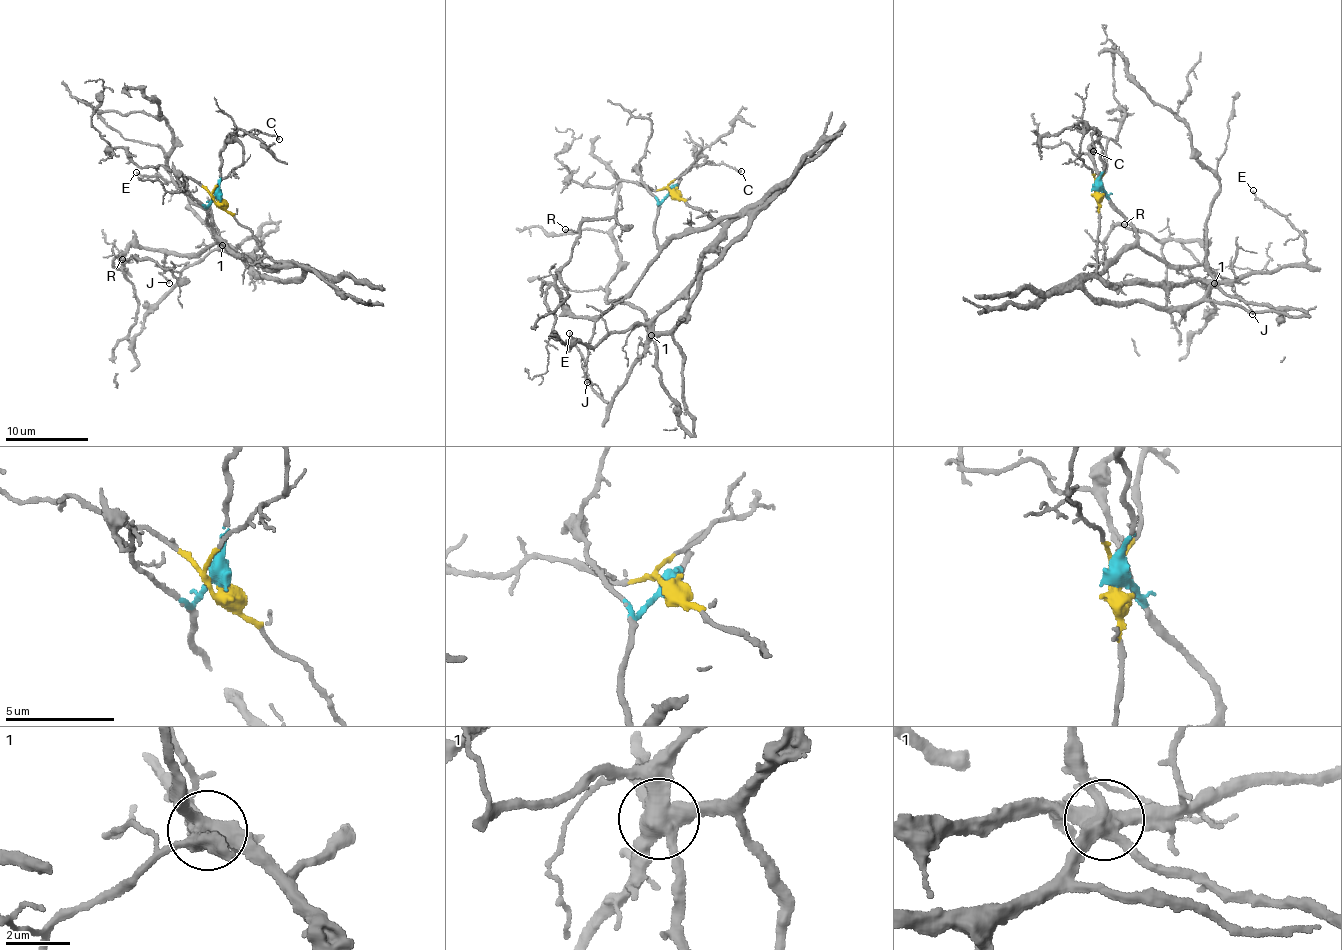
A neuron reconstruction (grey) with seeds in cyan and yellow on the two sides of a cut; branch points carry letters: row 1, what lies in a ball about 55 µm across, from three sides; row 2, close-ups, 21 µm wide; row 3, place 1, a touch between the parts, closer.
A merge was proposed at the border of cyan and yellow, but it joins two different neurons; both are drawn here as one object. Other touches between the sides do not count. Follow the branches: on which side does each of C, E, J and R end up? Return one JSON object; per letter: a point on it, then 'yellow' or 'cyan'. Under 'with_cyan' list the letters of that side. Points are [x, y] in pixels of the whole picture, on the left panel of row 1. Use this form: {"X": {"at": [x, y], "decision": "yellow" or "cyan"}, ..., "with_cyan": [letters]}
{"C": {"at": [279, 139], "decision": "cyan"}, "E": {"at": [136, 172], "decision": "yellow"}, "J": {"at": [169, 283], "decision": "cyan"}, "R": {"at": [122, 259], "decision": "cyan"}, "with_cyan": ["C", "J", "R"]}

